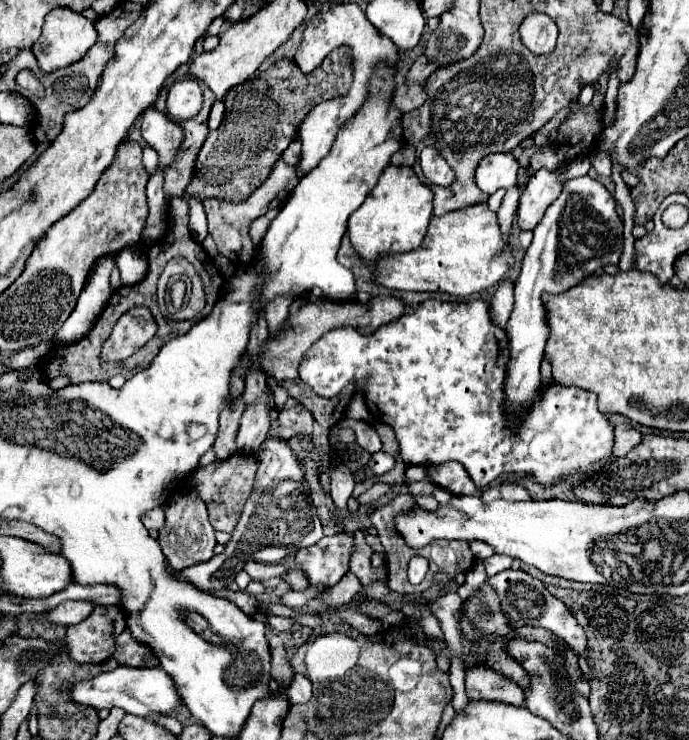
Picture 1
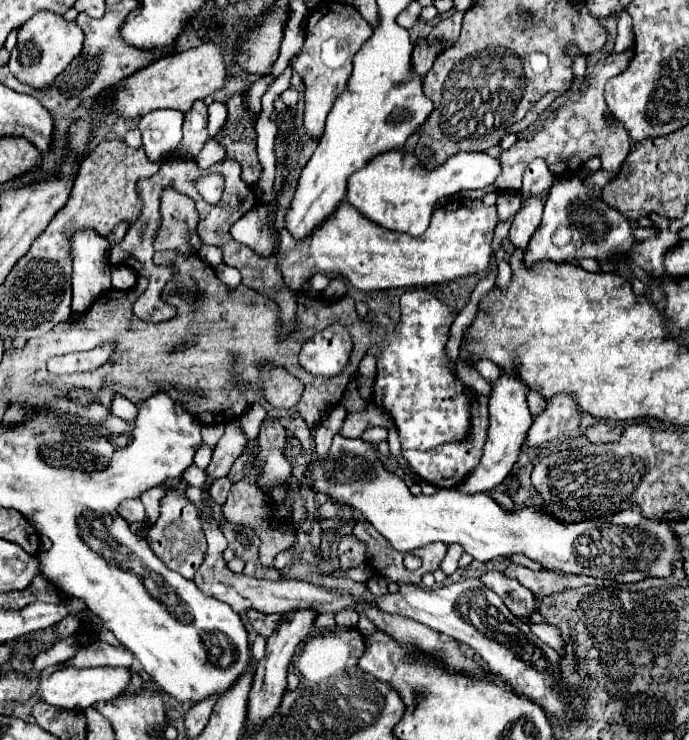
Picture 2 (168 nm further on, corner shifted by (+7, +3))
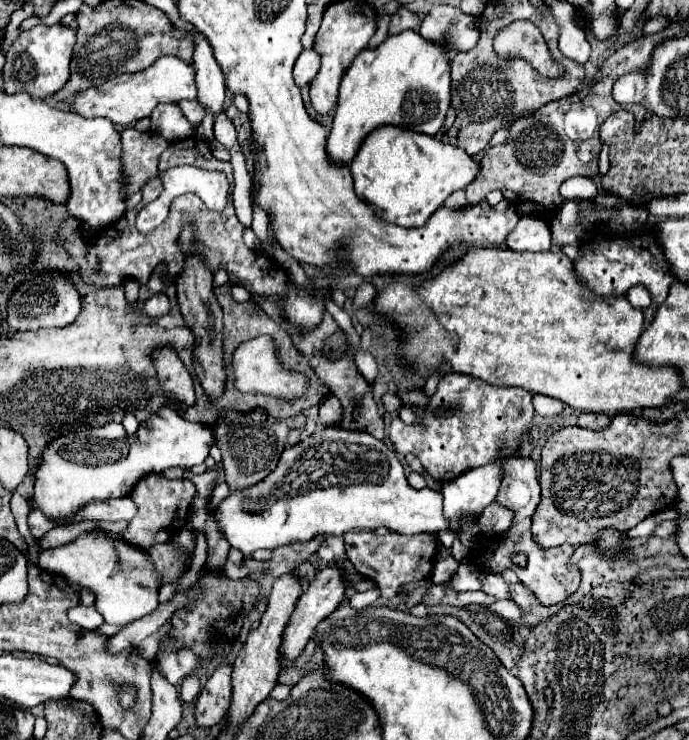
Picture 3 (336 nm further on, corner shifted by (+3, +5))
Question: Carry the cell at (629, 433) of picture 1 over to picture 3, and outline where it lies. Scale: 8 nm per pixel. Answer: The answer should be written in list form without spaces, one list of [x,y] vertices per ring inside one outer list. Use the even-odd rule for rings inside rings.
[[[581,413],[577,419],[577,425],[583,429],[591,429],[591,431],[599,431],[609,427],[611,417],[603,415],[603,413]]]

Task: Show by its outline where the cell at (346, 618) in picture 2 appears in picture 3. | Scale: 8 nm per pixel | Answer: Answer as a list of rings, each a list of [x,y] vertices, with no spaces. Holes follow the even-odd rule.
[[[379,588],[367,590],[362,593],[356,593],[350,599],[350,605],[355,608],[357,611],[369,606],[373,602],[375,602],[380,597]]]

